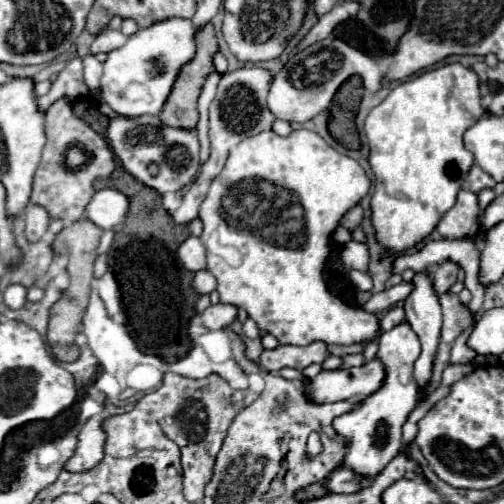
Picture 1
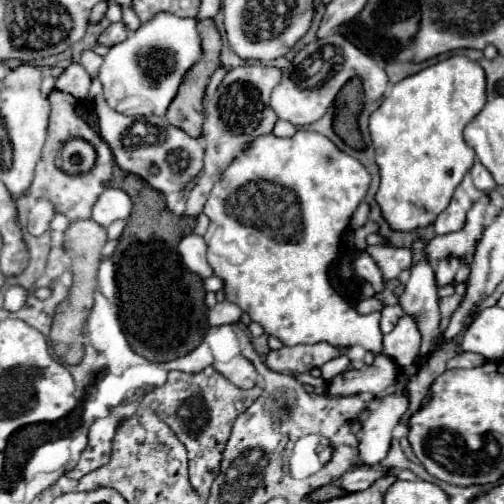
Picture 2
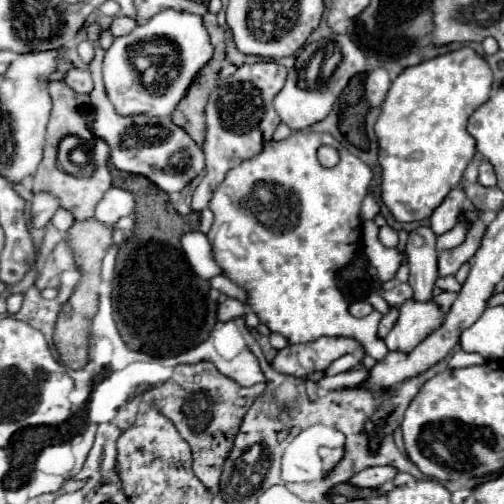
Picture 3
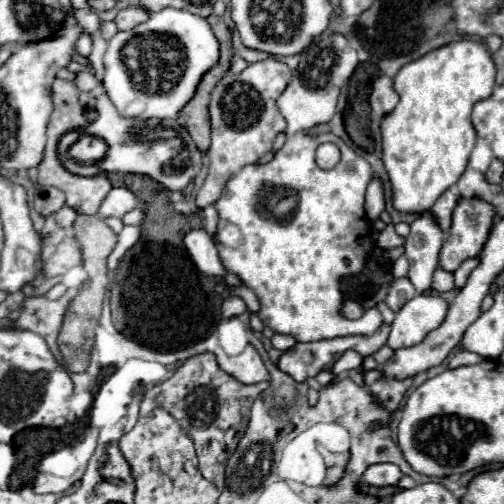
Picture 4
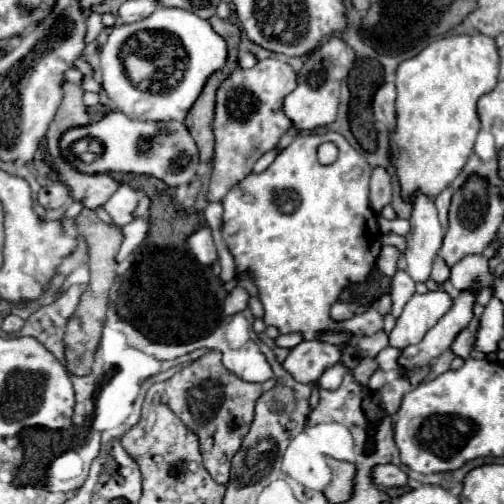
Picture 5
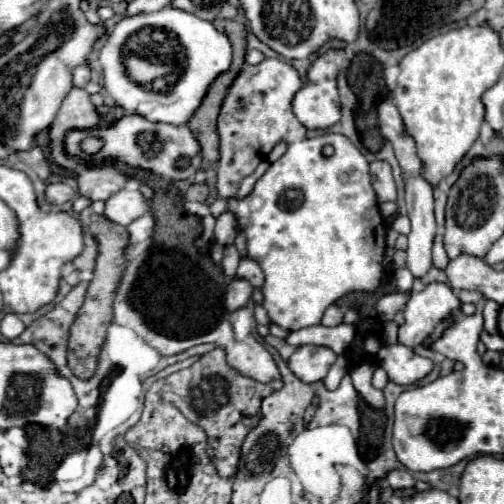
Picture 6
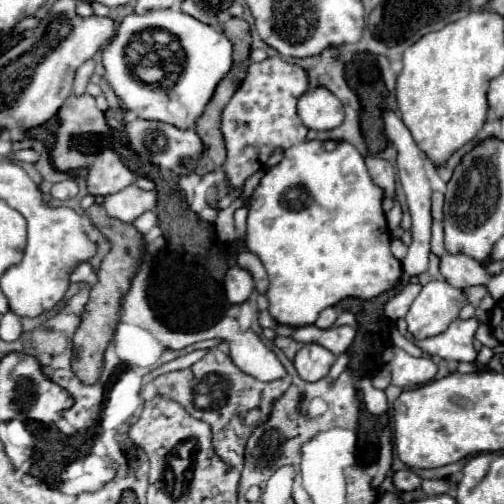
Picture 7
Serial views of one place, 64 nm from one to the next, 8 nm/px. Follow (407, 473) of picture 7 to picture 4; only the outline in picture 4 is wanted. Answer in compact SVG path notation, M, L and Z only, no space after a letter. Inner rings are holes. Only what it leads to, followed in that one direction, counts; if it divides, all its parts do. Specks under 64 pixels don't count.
M374 464L364 472L362 480L370 486L396 486L402 476L396 464Z

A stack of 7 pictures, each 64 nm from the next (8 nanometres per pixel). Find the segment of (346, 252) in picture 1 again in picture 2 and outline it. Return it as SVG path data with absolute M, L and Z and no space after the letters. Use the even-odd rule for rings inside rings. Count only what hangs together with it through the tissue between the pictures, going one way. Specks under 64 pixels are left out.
M362 252L360 256L356 256L354 260L354 268L358 272L358 276L370 282L375 290L375 292L381 292L384 288L383 279L379 268L376 268L374 260Z

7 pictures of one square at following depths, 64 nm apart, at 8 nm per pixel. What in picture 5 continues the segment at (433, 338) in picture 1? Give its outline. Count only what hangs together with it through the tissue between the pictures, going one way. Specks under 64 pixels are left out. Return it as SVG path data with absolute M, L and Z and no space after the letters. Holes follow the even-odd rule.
M422 192L412 198L412 230L406 236L408 246L404 256L408 260L408 274L414 282L426 282L432 270L432 260L442 244L442 228L438 222L436 206L430 196Z

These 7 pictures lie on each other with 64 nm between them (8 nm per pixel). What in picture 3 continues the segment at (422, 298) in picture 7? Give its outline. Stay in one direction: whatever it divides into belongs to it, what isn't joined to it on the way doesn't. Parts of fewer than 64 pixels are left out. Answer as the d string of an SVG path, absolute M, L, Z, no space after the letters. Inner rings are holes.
M406 300L400 306L400 316L390 330L390 334L384 338L388 350L402 350L410 352L416 348L432 330L436 330L444 320L442 308L430 300L430 302L418 302L418 300Z

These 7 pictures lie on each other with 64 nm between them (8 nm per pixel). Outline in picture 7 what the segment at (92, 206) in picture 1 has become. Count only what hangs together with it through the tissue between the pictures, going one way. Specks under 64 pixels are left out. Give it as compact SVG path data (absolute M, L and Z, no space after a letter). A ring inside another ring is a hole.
M138 186L124 188L116 194L104 198L104 208L110 216L134 222L142 212L156 208L156 192L154 190L138 190Z

